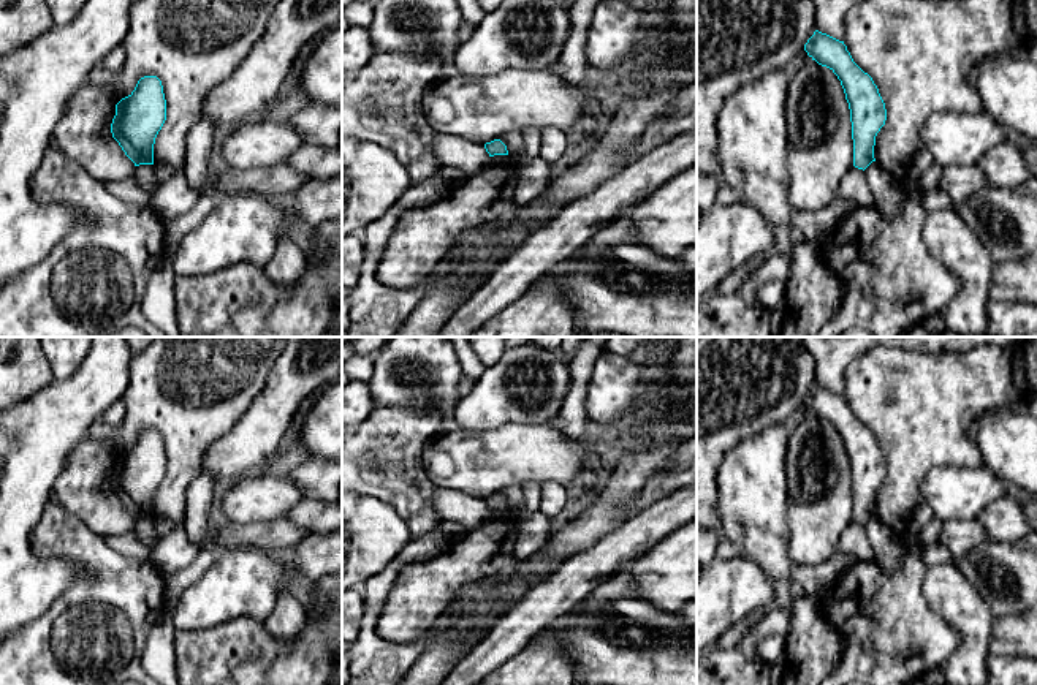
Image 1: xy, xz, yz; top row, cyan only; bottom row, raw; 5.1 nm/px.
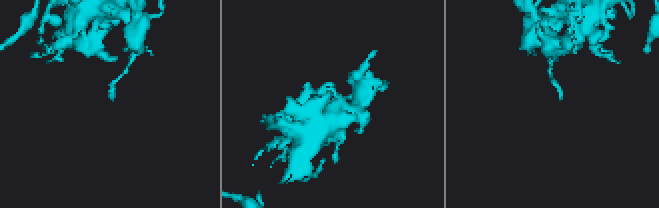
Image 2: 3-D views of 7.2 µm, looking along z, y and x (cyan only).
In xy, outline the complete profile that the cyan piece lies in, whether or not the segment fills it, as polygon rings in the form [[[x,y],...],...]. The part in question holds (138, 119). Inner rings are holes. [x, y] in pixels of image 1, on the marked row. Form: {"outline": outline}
{"outline": [[[144,76],[135,90],[116,104],[111,133],[135,166],[154,165],[154,144],[165,120],[161,81],[157,76]]]}

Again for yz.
{"outline": [[[815,30],[804,44],[804,51],[841,81],[850,109],[853,166],[864,171],[876,161],[876,136],[887,120],[879,89],[872,78],[853,62],[844,41]]]}

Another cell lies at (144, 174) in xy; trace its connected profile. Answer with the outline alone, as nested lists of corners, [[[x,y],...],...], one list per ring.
[[[155,163],[154,165],[139,165],[135,168],[133,177],[139,182],[139,185],[150,193],[154,198],[158,190]]]

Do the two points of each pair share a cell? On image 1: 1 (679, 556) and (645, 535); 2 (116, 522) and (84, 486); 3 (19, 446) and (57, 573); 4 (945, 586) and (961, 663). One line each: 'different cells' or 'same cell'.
1: different cells
2: same cell
3: same cell
4: same cell

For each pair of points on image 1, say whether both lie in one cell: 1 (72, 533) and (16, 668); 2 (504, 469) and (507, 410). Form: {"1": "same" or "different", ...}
{"1": "same", "2": "different"}

